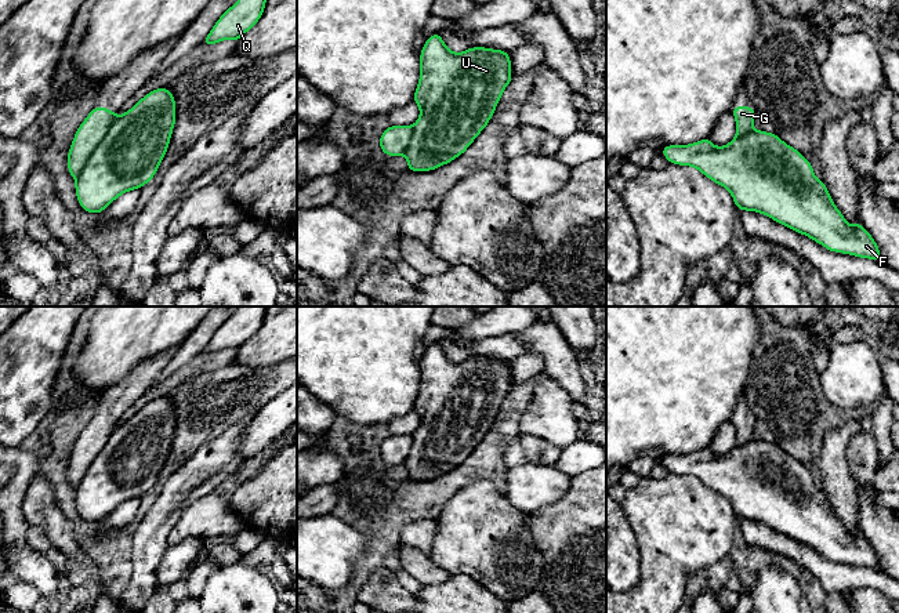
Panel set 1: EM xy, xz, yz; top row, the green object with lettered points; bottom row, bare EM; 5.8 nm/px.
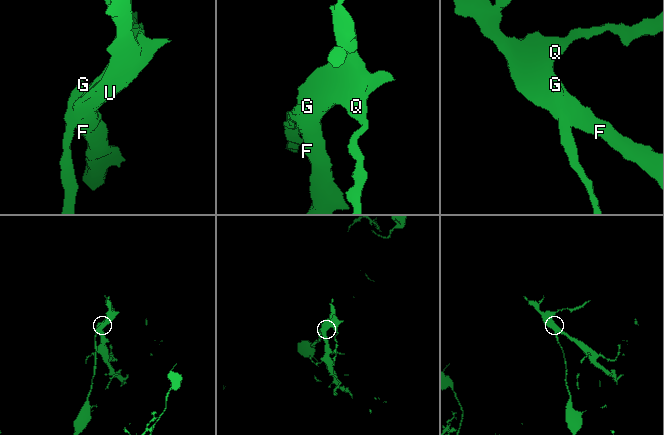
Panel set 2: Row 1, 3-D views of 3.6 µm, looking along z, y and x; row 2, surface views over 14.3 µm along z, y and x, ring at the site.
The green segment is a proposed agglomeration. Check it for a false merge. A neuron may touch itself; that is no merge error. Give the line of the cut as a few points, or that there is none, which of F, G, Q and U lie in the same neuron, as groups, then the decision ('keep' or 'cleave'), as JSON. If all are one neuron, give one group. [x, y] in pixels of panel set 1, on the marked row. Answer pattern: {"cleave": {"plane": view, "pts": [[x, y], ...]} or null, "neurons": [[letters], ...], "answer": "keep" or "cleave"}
{"cleave": {"plane": "xy", "pts": [[116, 118], [75, 178]]}, "neurons": [["F", "Q", "U"], ["G"]], "answer": "cleave"}

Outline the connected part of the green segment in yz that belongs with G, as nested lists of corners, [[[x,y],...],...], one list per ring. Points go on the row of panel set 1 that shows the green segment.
[[[732,106],[731,110],[736,120],[736,135],[744,137],[754,130],[755,109],[753,106]]]

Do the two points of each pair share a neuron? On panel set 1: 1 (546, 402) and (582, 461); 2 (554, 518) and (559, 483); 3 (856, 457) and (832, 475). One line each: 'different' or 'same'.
1: different
2: different
3: different

